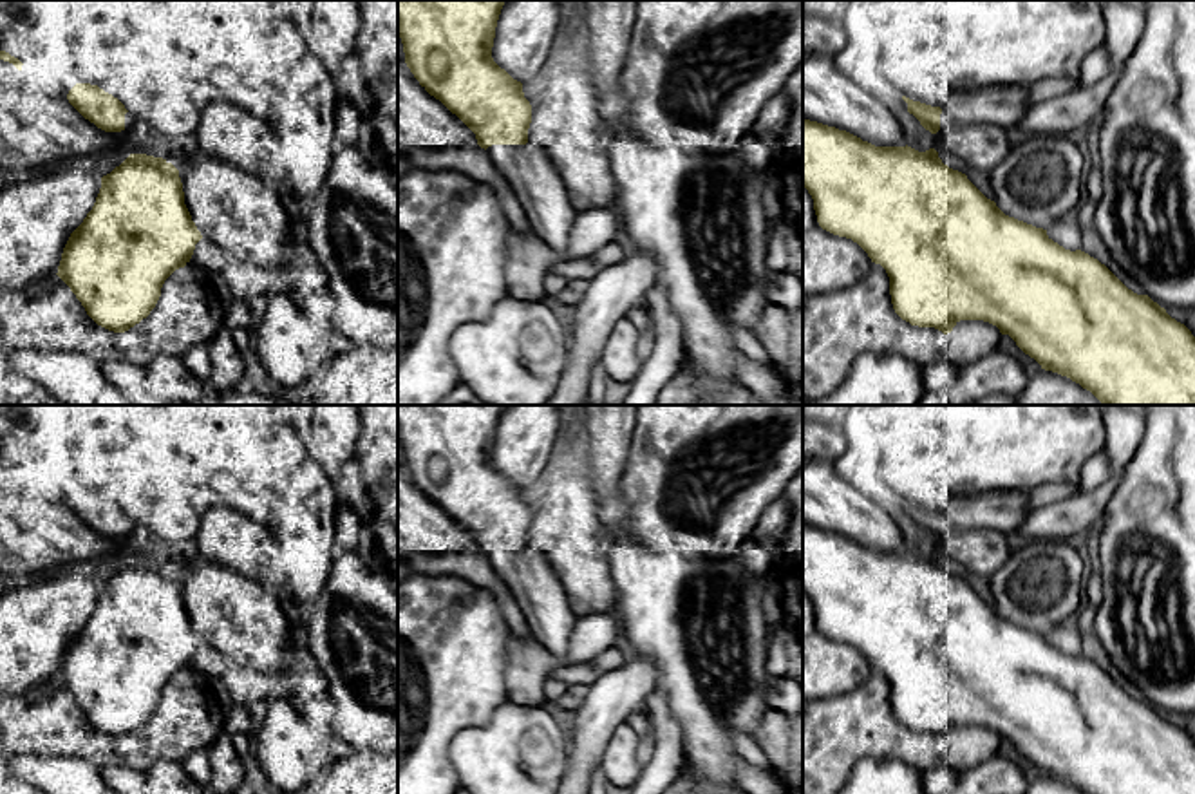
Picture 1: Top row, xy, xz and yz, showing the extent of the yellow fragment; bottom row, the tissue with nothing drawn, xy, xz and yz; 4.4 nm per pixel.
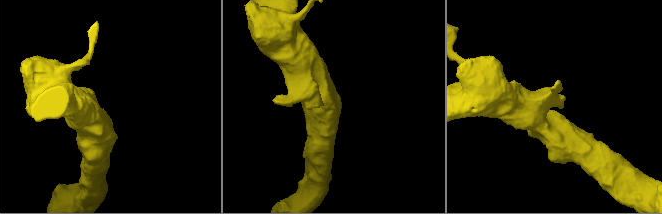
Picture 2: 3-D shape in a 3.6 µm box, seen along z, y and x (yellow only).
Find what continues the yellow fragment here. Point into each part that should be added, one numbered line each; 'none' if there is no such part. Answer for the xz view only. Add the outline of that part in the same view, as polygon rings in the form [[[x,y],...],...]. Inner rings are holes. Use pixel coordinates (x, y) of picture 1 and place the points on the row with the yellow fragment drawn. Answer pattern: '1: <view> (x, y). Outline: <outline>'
1: xz (528, 170). Outline: [[[532,143],[492,145],[486,152],[522,204],[533,233],[564,259],[579,257],[571,250],[579,212],[548,154]]]

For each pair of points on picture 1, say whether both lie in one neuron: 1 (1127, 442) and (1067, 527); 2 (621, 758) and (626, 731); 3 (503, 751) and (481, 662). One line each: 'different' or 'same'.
1: same
2: same
3: different

